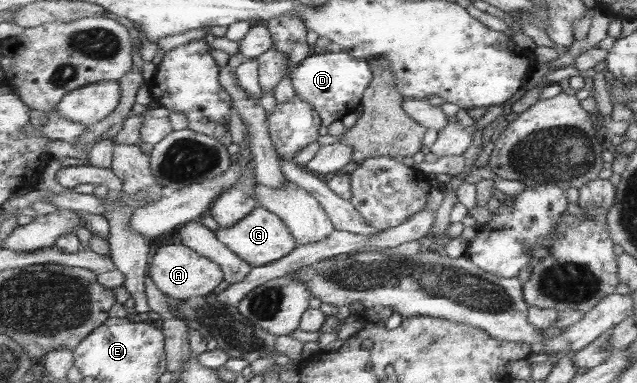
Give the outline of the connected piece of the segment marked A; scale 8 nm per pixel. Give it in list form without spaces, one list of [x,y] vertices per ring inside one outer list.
[[[181,243],[165,245],[157,249],[150,261],[148,271],[159,289],[174,299],[189,299],[213,294],[217,285],[224,279],[224,270],[219,263]]]

